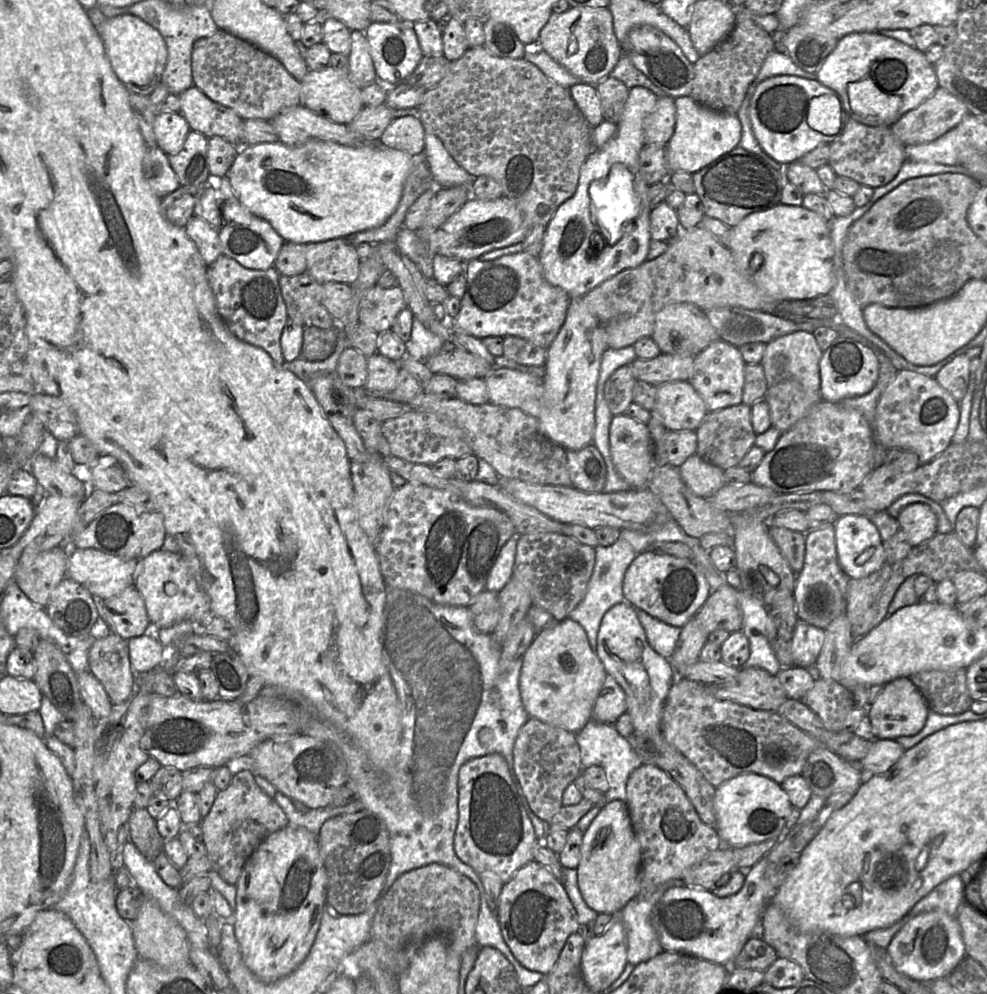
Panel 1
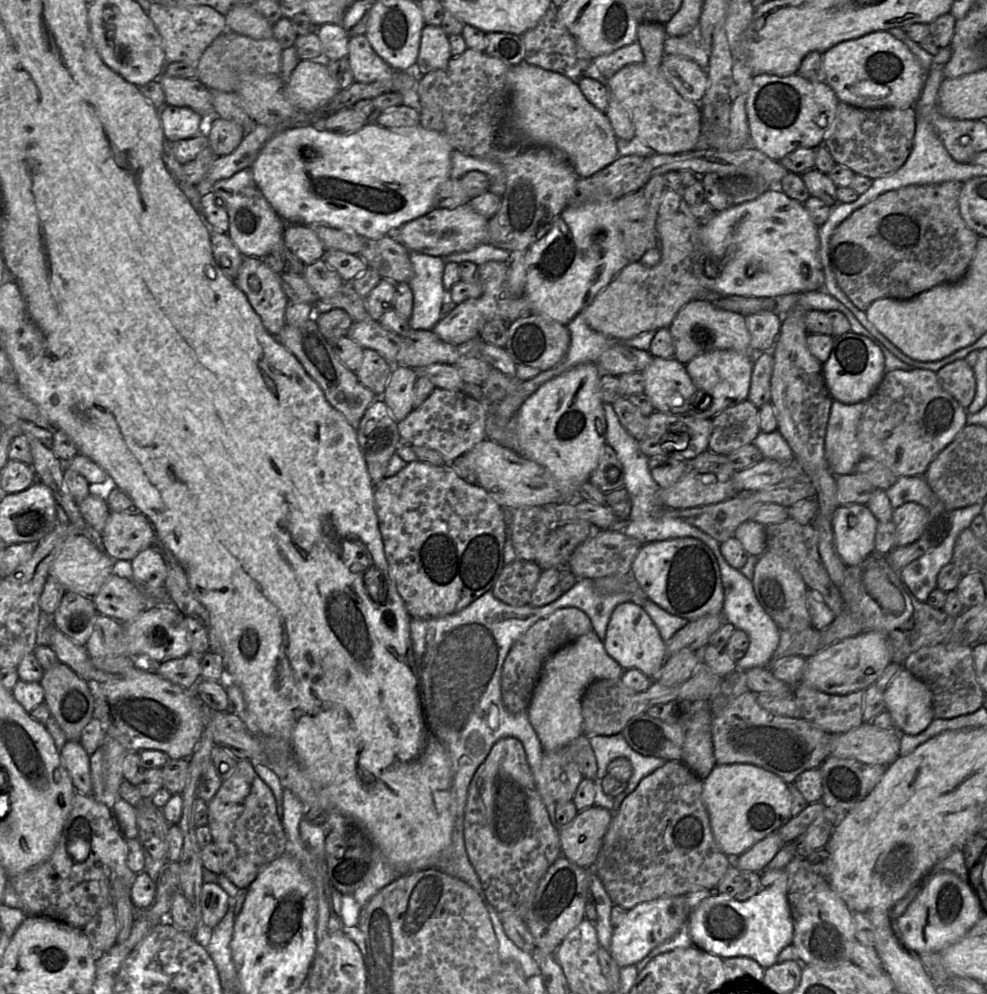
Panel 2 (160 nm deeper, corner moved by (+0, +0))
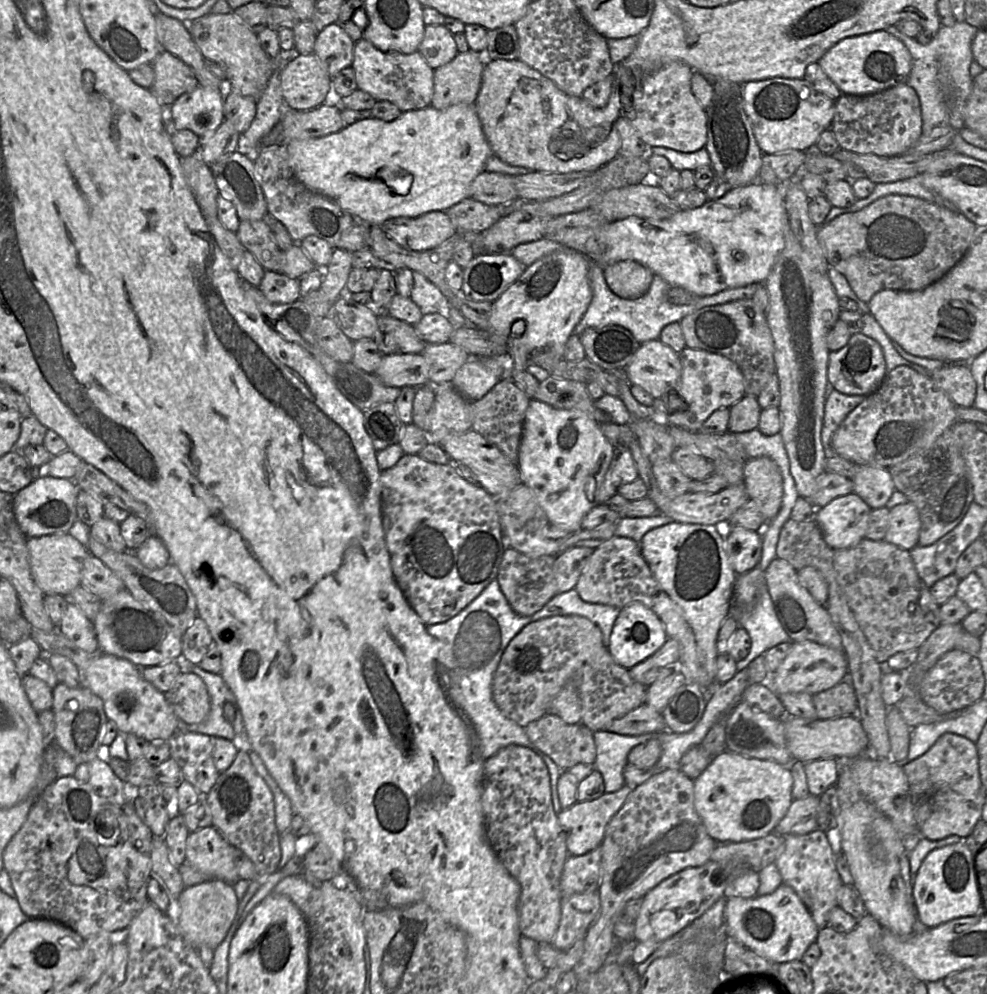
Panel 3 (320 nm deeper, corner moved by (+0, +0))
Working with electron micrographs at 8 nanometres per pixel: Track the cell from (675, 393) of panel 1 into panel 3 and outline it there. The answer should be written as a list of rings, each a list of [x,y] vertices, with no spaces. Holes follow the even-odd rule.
[[[658,338],[642,343],[625,370],[631,385],[642,387],[654,399],[658,399],[676,387],[681,377],[682,366],[679,354]]]

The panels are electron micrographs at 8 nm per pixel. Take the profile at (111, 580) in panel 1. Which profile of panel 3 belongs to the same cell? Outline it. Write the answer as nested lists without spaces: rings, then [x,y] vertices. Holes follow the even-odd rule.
[[[68,533],[29,537],[26,545],[31,574],[36,585],[44,594],[57,594],[68,598],[81,583],[84,561],[90,554],[87,547]]]

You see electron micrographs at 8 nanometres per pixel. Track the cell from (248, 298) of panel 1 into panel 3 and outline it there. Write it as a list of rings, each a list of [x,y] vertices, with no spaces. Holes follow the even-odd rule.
[[[266,270],[258,289],[268,301],[276,304],[289,304],[299,300],[301,297],[299,279],[289,278],[281,272]]]

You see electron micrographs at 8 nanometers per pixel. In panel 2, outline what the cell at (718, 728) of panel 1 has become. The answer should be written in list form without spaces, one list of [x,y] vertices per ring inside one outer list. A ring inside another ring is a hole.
[[[750,691],[734,699],[720,713],[713,714],[711,733],[716,765],[752,764],[776,774],[786,784],[792,783],[802,772],[819,767],[830,756],[832,734],[802,718],[789,718],[768,712],[758,704],[756,694]]]

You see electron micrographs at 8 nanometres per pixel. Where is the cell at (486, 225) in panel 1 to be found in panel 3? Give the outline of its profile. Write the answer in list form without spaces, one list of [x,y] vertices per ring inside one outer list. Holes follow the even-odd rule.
[[[430,211],[418,217],[394,217],[381,226],[394,242],[413,251],[436,248],[458,232],[445,211]]]

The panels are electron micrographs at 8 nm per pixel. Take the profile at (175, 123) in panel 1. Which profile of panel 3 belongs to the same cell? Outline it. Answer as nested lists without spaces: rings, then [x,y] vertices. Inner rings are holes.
[[[197,86],[171,105],[169,120],[177,129],[191,130],[204,139],[224,122],[223,106],[224,91]]]

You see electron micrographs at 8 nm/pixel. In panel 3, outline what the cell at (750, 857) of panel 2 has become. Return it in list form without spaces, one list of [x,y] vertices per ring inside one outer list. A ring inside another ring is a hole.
[[[808,795],[792,800],[788,811],[776,825],[774,832],[779,835],[803,835],[817,829],[819,797]]]

